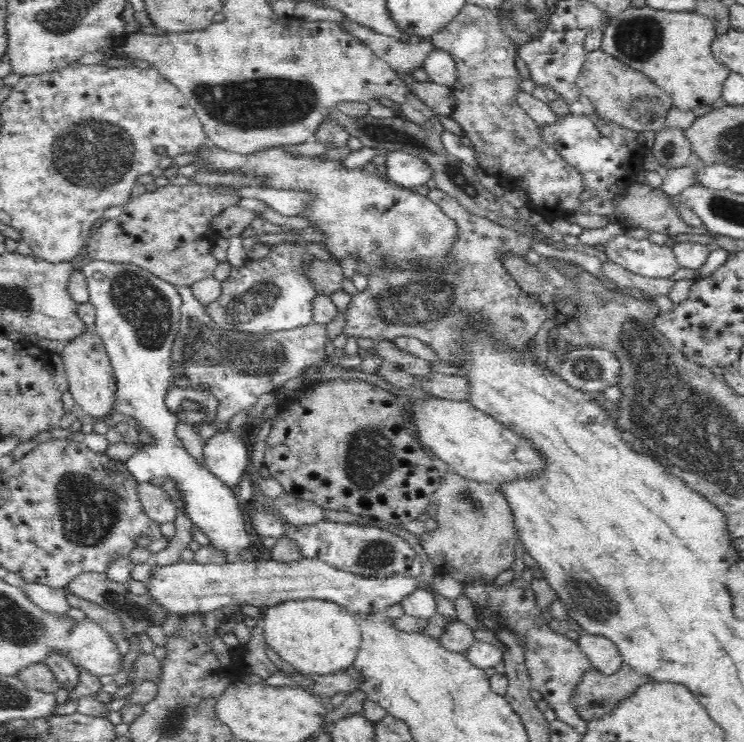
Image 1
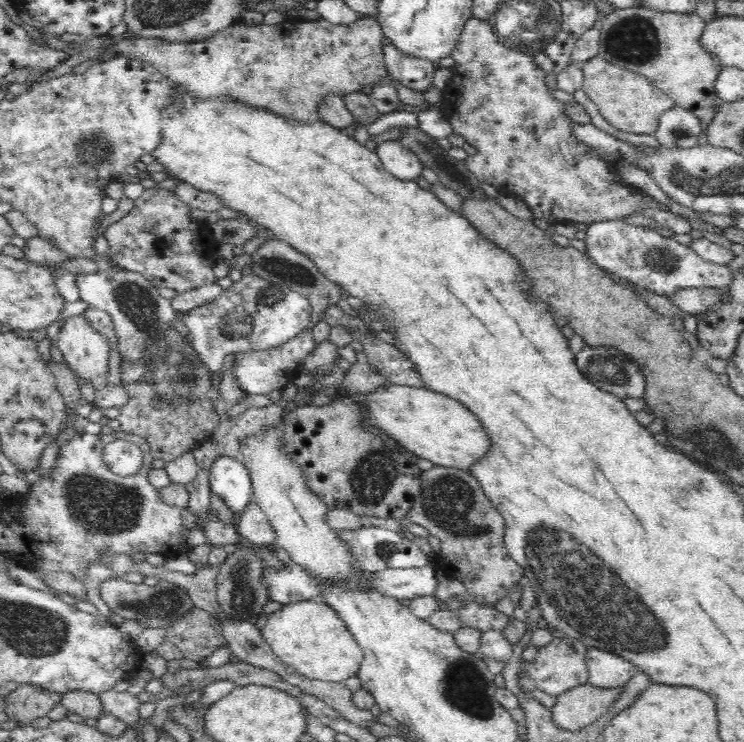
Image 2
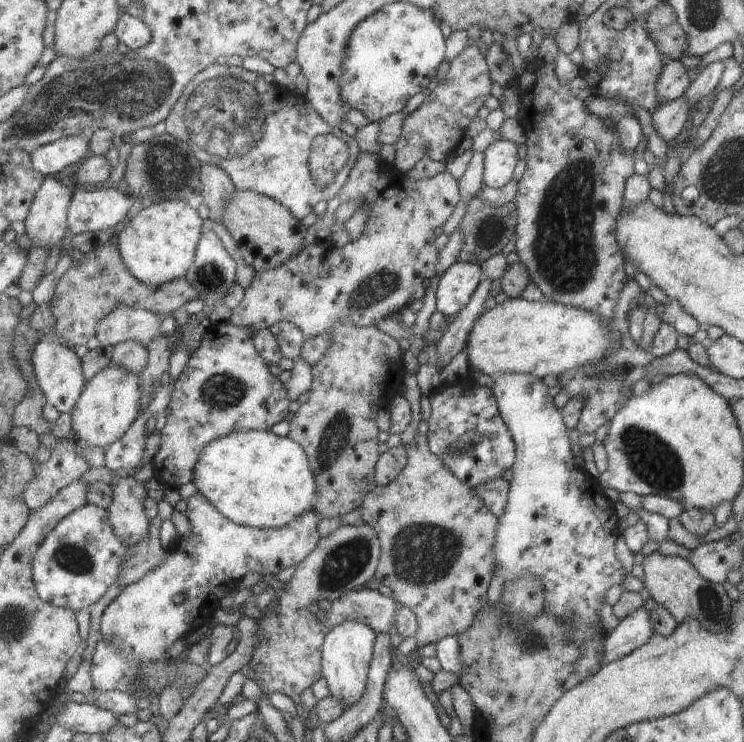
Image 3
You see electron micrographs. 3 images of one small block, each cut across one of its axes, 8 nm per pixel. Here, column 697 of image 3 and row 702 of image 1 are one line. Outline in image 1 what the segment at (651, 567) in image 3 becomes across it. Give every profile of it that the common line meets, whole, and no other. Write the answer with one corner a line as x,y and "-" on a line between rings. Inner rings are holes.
623,663
618,672
611,676
606,676
592,668
584,674
576,688
572,696
572,707
576,709
582,721
588,723
612,713
640,686
651,681
652,678
636,673
626,663

